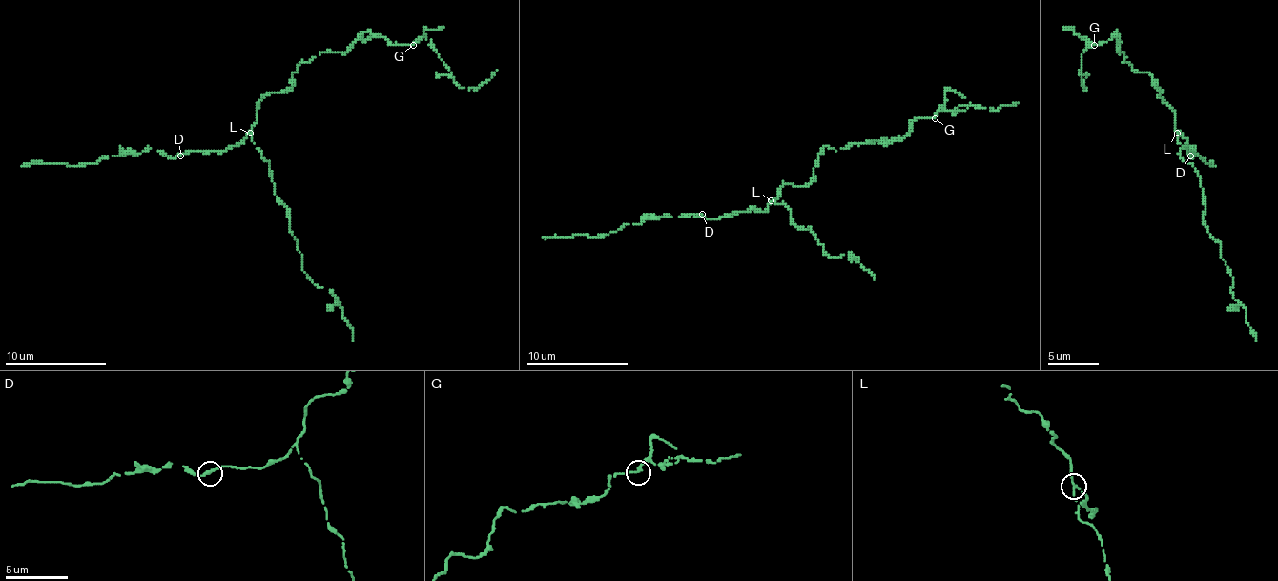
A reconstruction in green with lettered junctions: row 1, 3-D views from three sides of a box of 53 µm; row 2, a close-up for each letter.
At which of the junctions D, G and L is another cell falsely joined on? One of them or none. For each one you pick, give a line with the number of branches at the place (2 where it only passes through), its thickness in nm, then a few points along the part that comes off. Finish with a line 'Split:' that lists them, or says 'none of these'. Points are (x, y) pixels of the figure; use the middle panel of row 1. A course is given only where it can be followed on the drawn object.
L: branches 2; calibre 240 nm; course (771, 201), (783, 204), (795, 227), (811, 227), (823, 252), (851, 255), (874, 280)
Split: L

